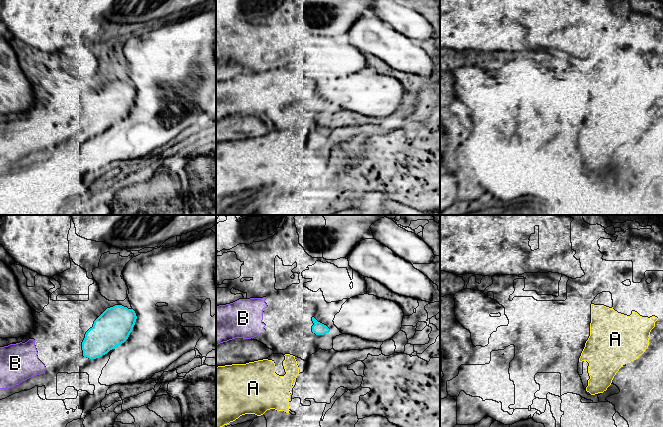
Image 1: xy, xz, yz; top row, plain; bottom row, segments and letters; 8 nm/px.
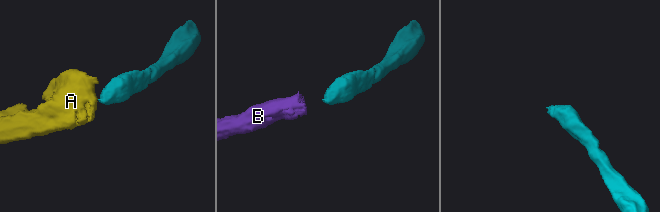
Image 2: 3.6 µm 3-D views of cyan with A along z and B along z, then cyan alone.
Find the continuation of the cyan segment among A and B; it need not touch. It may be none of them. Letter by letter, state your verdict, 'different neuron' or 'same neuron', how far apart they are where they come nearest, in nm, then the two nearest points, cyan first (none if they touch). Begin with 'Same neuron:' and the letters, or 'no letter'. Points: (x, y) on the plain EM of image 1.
Same neuron: B
A: different neuron | 240 nm | xz (313, 108), (294, 132)
B: same neuron | 320 nm | xy (83, 131), (45, 143)

